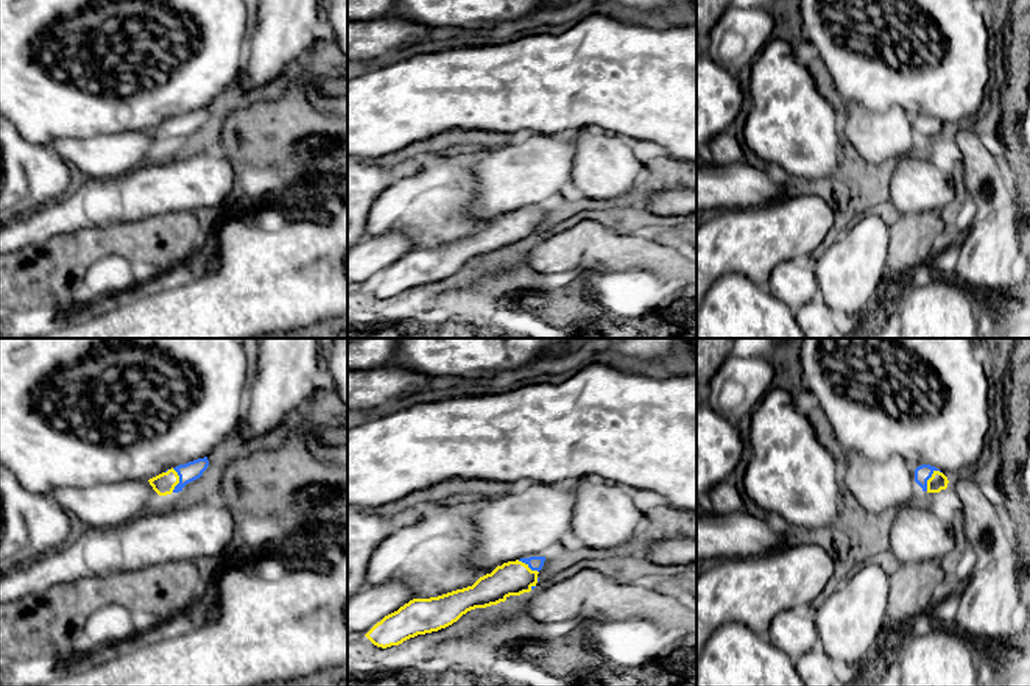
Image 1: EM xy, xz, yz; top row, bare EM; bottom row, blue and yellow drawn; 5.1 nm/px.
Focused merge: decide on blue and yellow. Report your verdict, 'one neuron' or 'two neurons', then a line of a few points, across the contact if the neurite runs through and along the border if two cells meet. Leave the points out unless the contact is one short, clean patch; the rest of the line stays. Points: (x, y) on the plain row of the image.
one neuron; line yz (923, 123), (929, 128), (938, 131)

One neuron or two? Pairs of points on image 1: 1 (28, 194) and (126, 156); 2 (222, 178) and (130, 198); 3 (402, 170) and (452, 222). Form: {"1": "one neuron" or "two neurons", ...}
{"1": "one neuron", "2": "one neuron", "3": "two neurons"}

